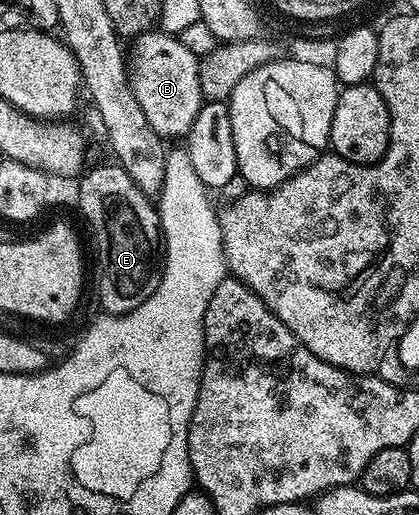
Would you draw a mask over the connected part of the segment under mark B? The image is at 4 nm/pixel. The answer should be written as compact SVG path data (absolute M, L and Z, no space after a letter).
M161 30L146 32L137 37L135 44L134 62L132 58L129 69L130 84L149 125L163 138L186 137L204 103L199 56L192 54L177 35Z

